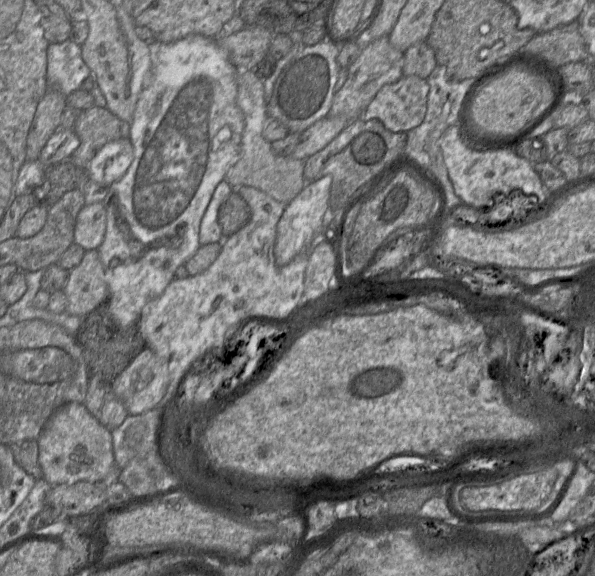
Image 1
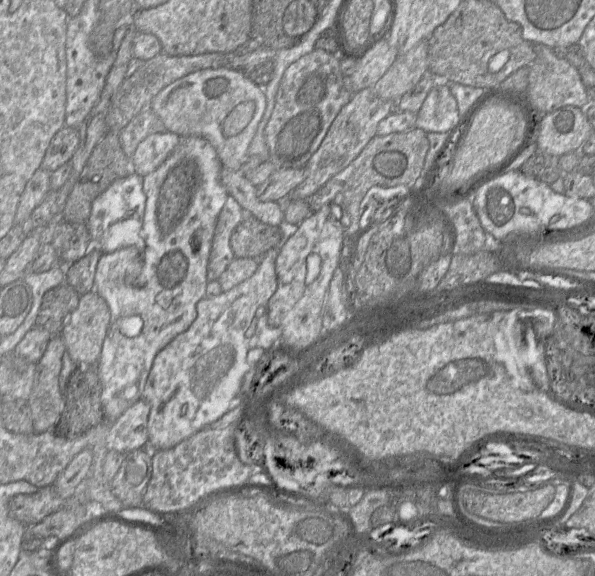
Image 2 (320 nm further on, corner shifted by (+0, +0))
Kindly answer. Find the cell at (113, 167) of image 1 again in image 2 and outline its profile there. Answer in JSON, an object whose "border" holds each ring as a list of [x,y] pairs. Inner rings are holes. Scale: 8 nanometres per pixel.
{"border":[[[134,172],[113,182],[92,203],[91,213],[87,221],[92,247],[102,253],[112,253],[121,248],[135,247],[142,255],[146,246],[140,235],[145,205],[143,177]]]}

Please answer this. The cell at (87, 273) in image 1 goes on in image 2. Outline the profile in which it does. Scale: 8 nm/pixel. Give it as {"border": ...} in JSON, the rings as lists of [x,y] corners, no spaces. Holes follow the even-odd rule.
{"border":[[[95,291],[80,295],[77,308],[69,315],[61,332],[65,350],[76,365],[96,365],[110,324],[106,301]]]}

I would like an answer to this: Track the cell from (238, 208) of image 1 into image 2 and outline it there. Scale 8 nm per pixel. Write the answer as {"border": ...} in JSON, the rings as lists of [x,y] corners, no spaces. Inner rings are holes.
{"border":[[[251,215],[234,229],[230,246],[236,258],[260,259],[268,250],[282,244],[279,227],[262,223]]]}

